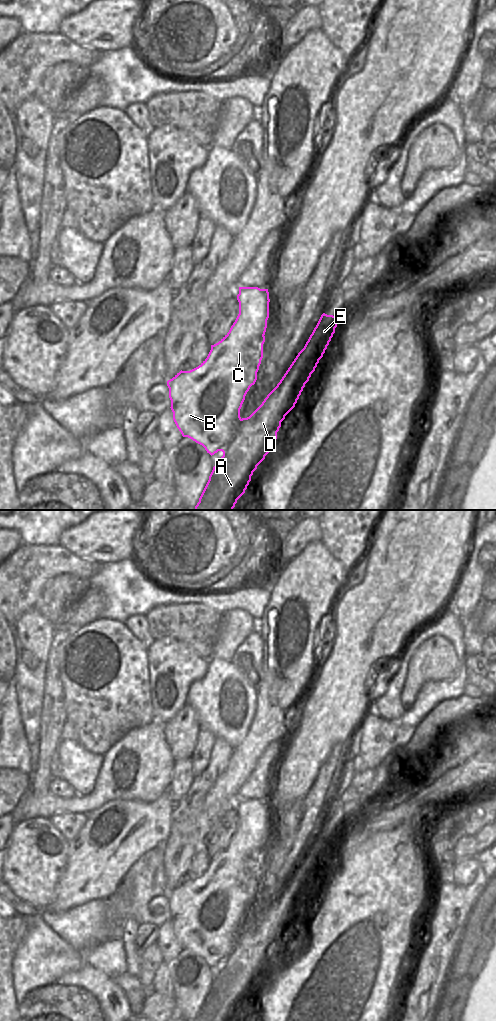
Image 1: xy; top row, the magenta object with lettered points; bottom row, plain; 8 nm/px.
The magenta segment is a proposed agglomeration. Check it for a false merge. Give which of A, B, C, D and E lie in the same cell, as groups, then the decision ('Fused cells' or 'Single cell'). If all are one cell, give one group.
Groups: A B C D / E. Fused cells.

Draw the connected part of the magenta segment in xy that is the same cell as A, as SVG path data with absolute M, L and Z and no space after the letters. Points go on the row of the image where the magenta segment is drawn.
M239 287L239 294L237 295L237 300L239 302L239 314L231 326L229 332L216 344L211 345L211 350L207 358L196 368L190 371L180 371L172 379L167 381L167 386L169 388L169 398L171 400L171 410L173 412L173 420L181 432L183 437L188 437L195 441L196 443L202 445L207 453L211 456L218 451L223 452L223 456L219 462L213 467L213 470L209 476L209 480L199 498L199 502L195 506L195 510L233 510L237 500L245 493L249 482L251 481L251 476L253 472L257 469L257 466L265 459L265 456L269 453L269 450L273 447L275 440L277 439L277 432L281 427L281 422L285 419L285 416L278 409L280 408L289 380L292 373L287 370L277 386L267 395L262 404L247 418L240 417L240 409L245 400L245 396L249 391L250 387L255 384L257 380L257 372L263 358L263 344L265 342L265 332L267 328L267 320L269 318L269 292L268 289L260 289L258 287Z

